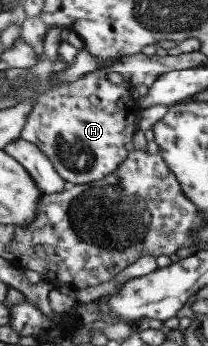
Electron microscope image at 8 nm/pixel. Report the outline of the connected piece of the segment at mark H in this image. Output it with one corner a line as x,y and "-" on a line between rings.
93,71
77,81
64,83
61,87
42,95
33,105
34,108
27,116
21,138
38,145
50,161
53,161
58,173
69,185
100,181
118,171
130,156
130,152
134,151
134,133
138,130
138,121
143,108
138,100
132,99
131,87
126,81
119,85
112,83
108,79
107,71

